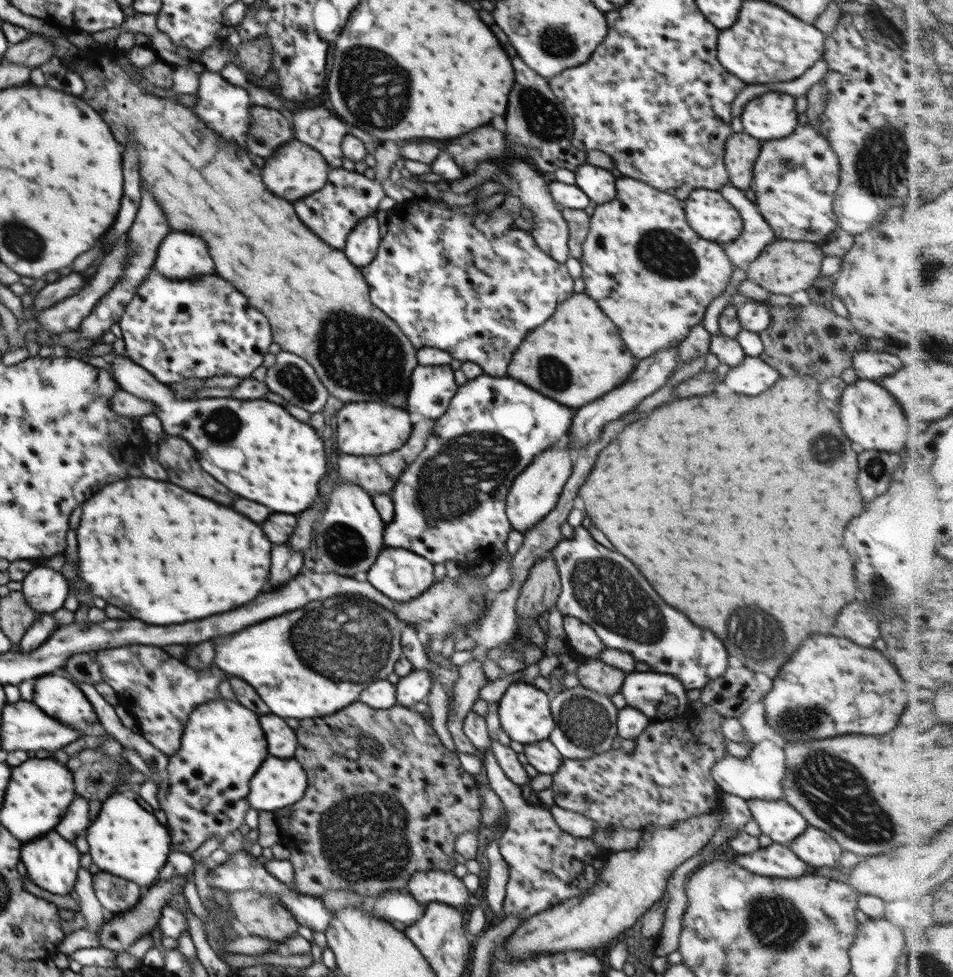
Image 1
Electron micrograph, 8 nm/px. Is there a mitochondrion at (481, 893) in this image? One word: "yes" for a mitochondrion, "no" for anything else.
no

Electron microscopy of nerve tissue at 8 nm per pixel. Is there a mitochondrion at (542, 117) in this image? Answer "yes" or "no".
yes

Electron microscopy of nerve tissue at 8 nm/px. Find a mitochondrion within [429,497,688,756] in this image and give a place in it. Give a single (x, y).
(609, 594)

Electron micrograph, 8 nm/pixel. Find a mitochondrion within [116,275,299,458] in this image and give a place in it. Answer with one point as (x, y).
(222, 426)

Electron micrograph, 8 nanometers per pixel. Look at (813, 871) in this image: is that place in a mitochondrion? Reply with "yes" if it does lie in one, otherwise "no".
no

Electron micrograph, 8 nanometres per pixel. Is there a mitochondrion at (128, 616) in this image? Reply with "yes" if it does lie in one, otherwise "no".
no

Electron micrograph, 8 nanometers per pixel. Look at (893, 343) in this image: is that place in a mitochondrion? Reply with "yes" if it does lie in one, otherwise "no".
no

